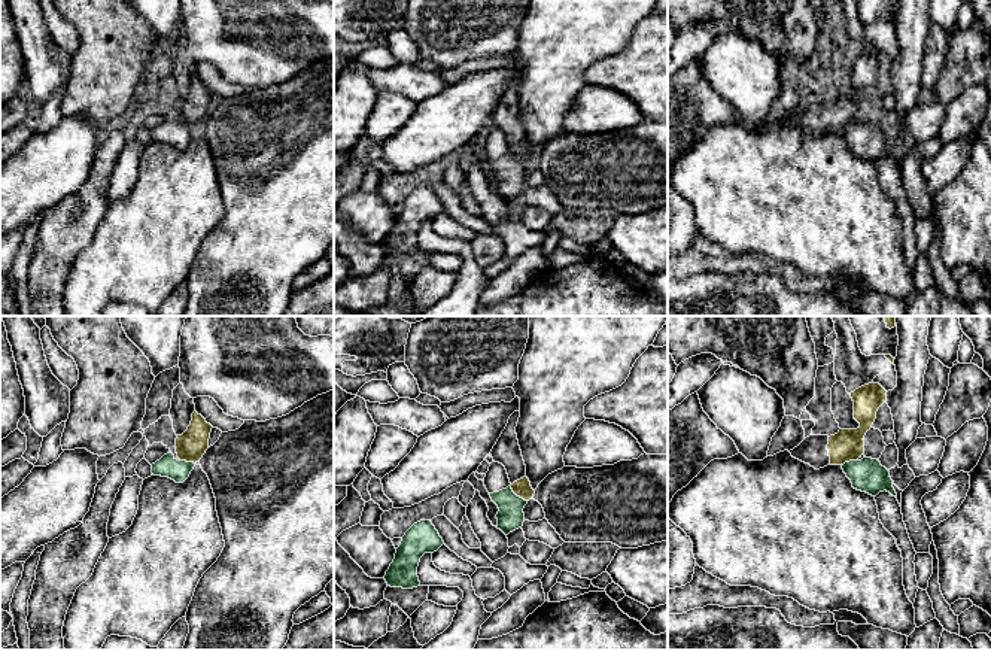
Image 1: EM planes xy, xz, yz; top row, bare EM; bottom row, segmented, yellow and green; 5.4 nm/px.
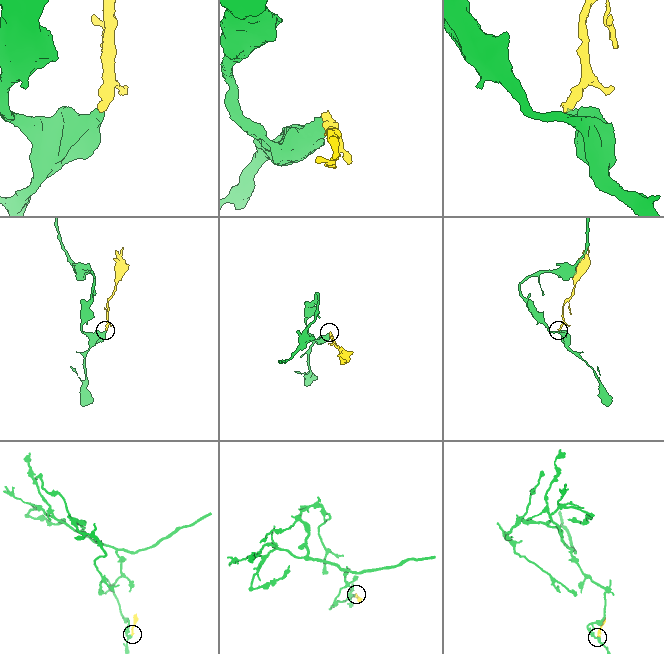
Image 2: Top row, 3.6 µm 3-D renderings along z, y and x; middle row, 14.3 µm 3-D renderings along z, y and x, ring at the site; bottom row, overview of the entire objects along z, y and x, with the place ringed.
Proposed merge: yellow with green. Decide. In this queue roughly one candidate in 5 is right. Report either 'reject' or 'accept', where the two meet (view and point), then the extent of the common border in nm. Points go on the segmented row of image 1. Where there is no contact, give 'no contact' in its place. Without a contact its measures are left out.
reject; contact xz (517, 495); length 130 nm

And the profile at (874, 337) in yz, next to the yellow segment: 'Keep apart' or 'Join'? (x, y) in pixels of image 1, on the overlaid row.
Keep apart

